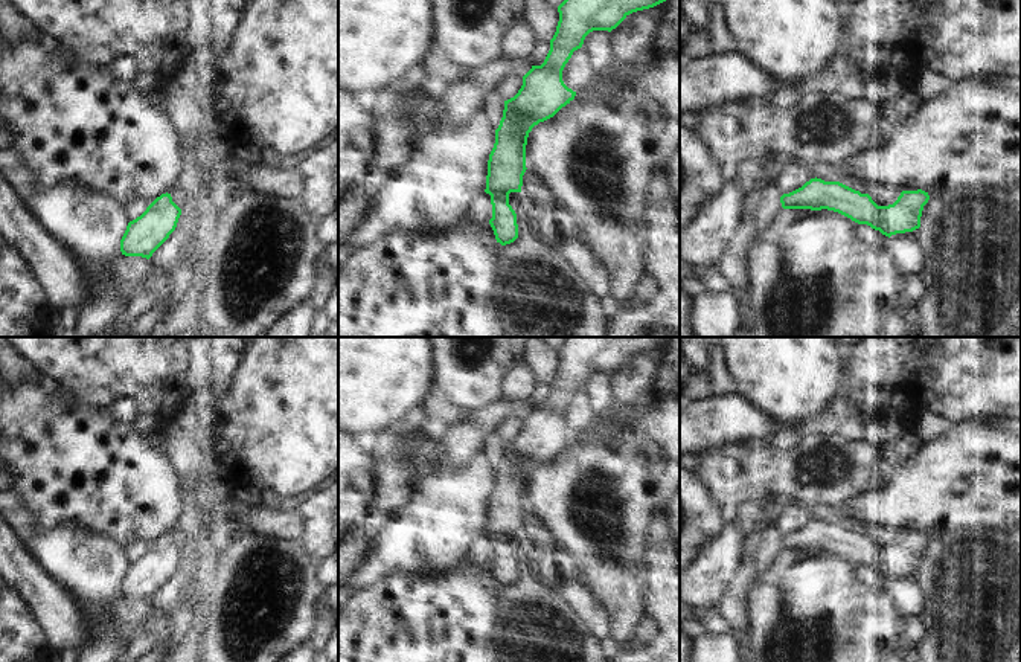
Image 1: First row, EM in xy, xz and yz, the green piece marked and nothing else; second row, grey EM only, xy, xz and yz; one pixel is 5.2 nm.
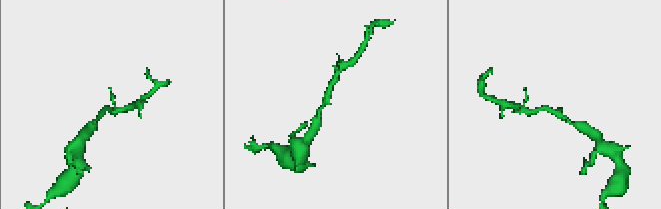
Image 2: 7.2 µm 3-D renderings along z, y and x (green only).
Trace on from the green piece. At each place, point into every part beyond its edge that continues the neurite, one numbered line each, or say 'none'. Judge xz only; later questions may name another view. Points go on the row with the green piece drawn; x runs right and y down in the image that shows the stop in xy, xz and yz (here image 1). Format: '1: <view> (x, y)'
none

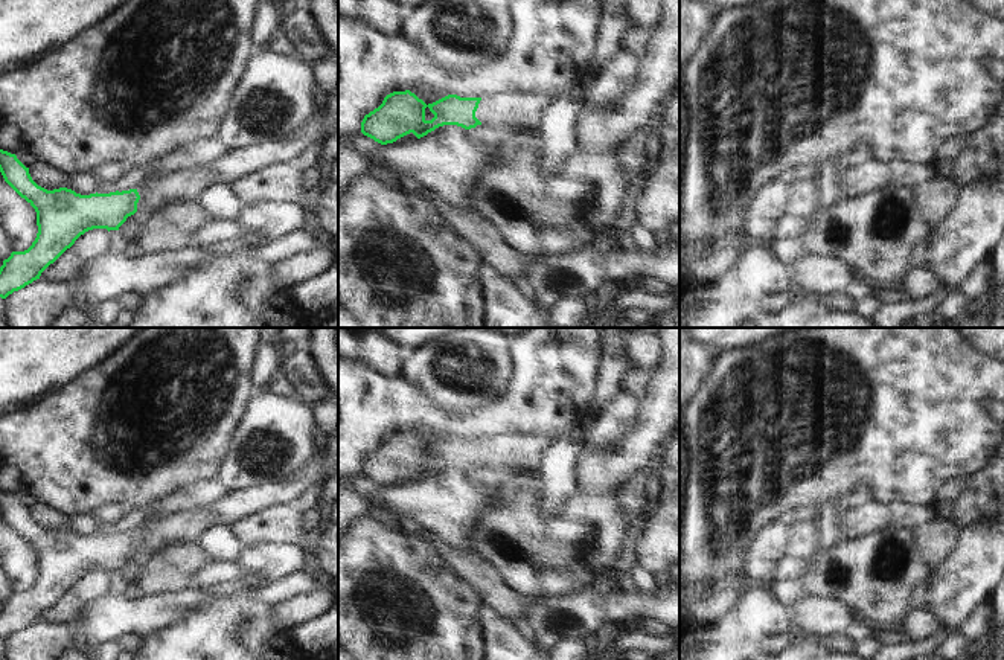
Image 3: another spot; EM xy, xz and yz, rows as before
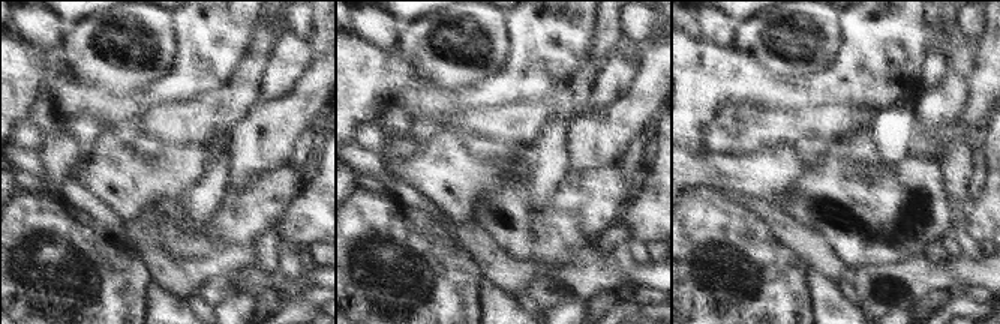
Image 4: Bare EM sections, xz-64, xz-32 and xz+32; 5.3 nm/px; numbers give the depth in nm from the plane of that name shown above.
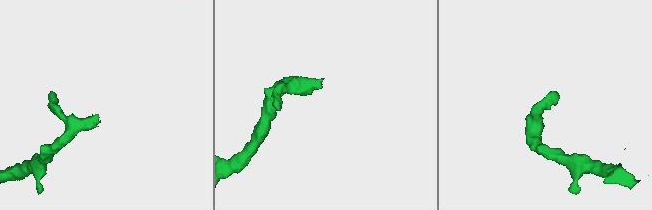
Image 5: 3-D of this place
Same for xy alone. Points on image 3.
1: xy (179, 186)

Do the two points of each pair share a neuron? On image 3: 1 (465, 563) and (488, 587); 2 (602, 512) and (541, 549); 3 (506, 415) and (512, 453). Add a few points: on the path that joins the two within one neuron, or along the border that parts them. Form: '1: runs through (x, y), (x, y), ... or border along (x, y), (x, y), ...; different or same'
1: runs through (471, 569), (483, 581); same
2: runs through (587, 525), (562, 549), (556, 549); same
3: border along (546, 433), (497, 433), (482, 439); different

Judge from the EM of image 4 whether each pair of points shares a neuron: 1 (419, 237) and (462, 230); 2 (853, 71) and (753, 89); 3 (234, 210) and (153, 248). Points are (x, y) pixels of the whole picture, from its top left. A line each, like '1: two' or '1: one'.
1: two
2: one
3: two

